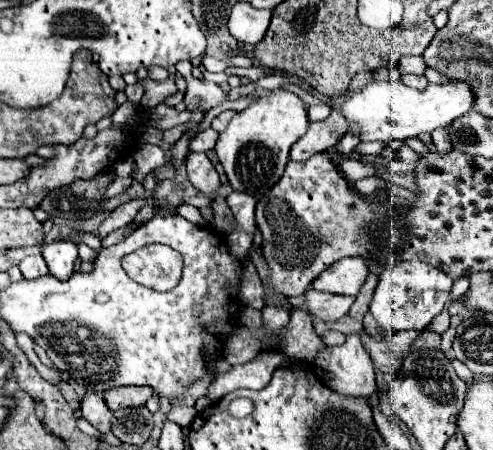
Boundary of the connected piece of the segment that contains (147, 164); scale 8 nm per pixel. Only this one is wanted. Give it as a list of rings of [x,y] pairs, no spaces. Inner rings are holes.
[[[150,143],[136,147],[132,157],[138,165],[138,169],[134,173],[134,181],[138,181],[138,183],[142,183],[148,173],[156,171],[158,167],[164,167],[164,163],[166,163],[166,153],[158,145],[150,145]]]

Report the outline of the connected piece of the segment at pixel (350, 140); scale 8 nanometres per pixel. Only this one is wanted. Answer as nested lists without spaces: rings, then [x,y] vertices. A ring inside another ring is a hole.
[[[346,133],[346,135],[342,137],[342,141],[336,145],[336,149],[338,149],[340,155],[348,155],[348,153],[354,151],[354,147],[360,145],[360,143],[362,143],[362,141],[360,141],[358,135],[354,135],[354,133]]]

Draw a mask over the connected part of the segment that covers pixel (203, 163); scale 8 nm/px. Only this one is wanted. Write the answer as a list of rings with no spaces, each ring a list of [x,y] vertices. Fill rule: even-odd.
[[[188,153],[186,157],[186,169],[188,169],[188,181],[204,195],[210,195],[220,189],[220,179],[210,163],[210,159],[204,153]]]

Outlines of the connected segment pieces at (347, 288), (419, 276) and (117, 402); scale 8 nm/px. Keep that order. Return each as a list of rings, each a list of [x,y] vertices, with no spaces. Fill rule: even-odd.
[[[344,257],[336,261],[332,267],[328,267],[324,273],[320,273],[312,281],[312,287],[324,293],[356,295],[366,277],[368,277],[368,267],[364,257]]]
[[[424,261],[394,263],[380,275],[374,299],[370,303],[370,313],[386,331],[422,331],[448,303],[452,285],[454,281],[442,269],[436,269]]]
[[[118,387],[104,393],[104,401],[110,411],[118,411],[122,407],[142,407],[152,397],[152,389],[148,387]]]

